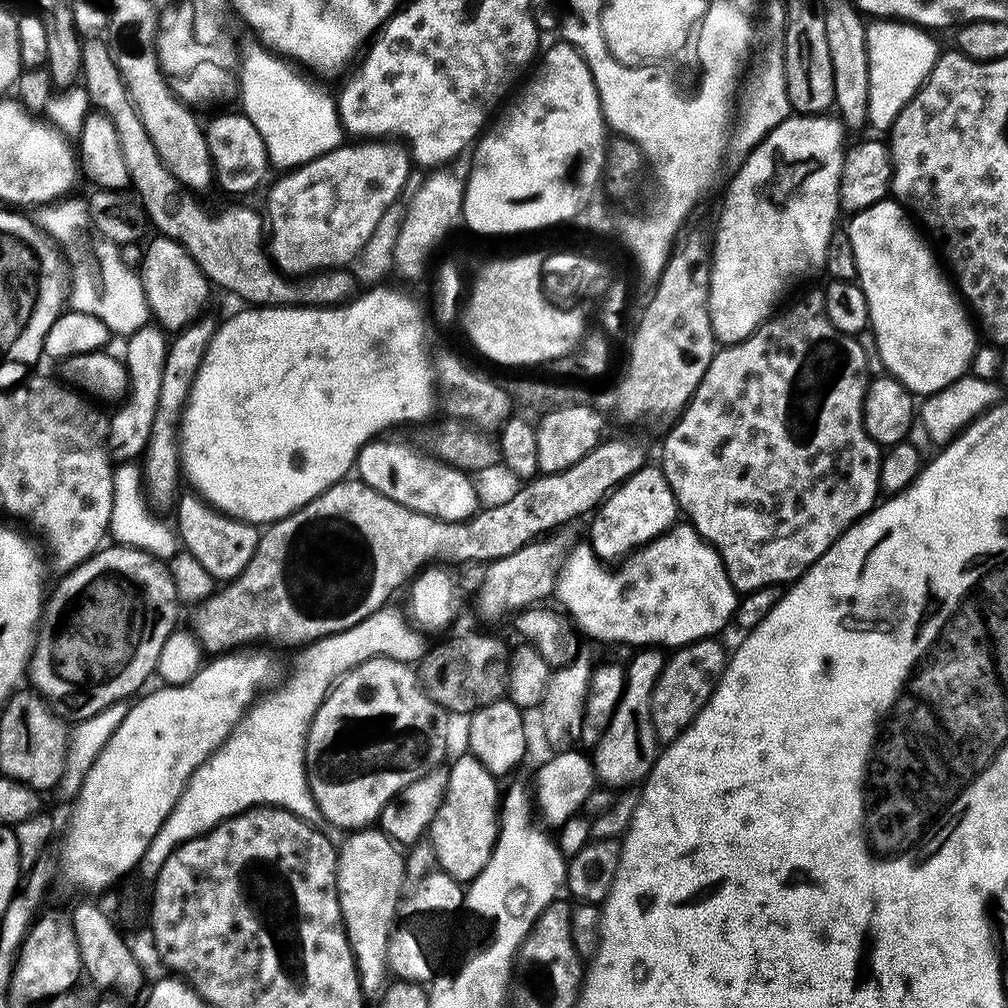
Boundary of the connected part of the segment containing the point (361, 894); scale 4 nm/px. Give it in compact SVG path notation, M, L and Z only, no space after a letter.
M372 826L363 830L349 831L345 836L348 837L345 838L344 845L339 845L336 857L338 906L342 910L342 922L348 935L350 950L358 966L358 978L362 982L362 990L369 1001L376 1002L383 996L385 988L390 983L388 942L392 939L394 925L397 923L396 911L400 908L400 895L404 892L406 856L395 840L391 840L387 834Z

